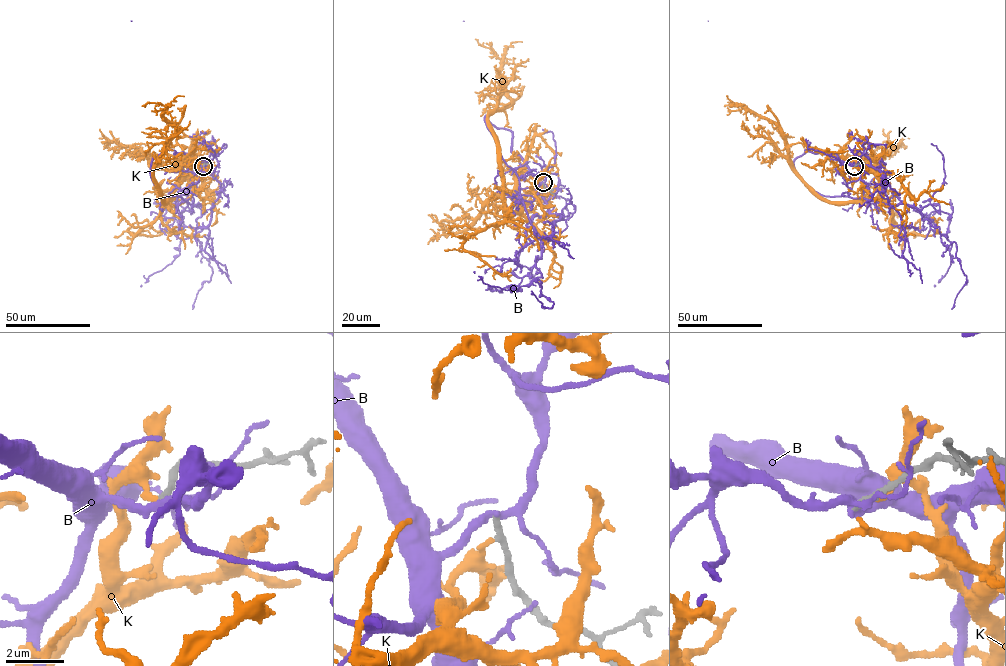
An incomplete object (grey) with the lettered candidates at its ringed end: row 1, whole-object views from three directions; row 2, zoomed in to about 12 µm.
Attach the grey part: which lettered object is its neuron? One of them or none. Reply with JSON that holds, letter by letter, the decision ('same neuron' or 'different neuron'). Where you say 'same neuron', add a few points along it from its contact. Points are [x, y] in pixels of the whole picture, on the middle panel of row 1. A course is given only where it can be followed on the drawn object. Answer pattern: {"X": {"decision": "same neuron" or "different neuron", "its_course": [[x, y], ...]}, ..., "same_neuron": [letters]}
{"B": {"decision": "different neuron"}, "K": {"decision": "different neuron"}, "same_neuron": []}

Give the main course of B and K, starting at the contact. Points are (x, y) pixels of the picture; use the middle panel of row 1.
B: (543, 183), (523, 204), (540, 239), (539, 296), (552, 307), (531, 291)
K: (543, 184), (516, 210), (506, 206), (500, 147), (488, 117), (511, 99), (500, 83), (501, 60), (475, 39)

